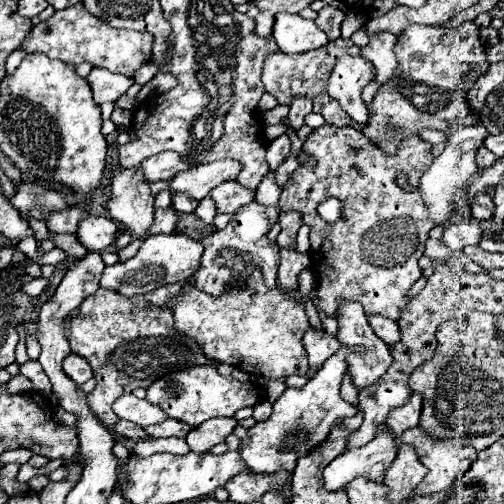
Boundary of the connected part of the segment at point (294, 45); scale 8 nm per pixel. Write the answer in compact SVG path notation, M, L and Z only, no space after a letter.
M280 12L274 20L272 36L278 48L286 54L302 54L328 44L326 34L314 24L314 20L304 20L299 14Z

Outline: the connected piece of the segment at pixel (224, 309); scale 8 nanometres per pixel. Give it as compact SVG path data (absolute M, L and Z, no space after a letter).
M254 272L248 280L244 290L226 290L222 296L212 298L198 288L184 286L184 294L176 296L176 300L168 306L174 312L176 328L184 332L186 336L192 336L198 340L204 352L208 352L208 358L232 364L244 372L260 374L270 380L288 378L292 374L304 376L308 372L308 354L302 346L302 336L308 330L308 316L304 312L304 306L298 306L294 300L288 300L278 288L266 290L260 272Z

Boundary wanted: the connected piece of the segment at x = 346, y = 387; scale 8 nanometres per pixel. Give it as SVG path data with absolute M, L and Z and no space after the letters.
M348 372L344 374L344 382L342 382L342 398L348 404L358 406L358 390L356 390L356 386L352 386L352 376Z

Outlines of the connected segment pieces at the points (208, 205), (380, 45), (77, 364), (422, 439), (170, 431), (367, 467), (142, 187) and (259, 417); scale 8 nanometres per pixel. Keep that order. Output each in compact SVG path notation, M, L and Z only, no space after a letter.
M206 196L206 198L202 198L200 200L200 206L196 208L196 212L194 212L200 220L204 220L204 222L212 222L214 220L214 216L216 216L216 204L214 204L214 200L210 198L210 196Z
M378 32L378 34L370 34L368 36L370 42L362 48L362 56L368 58L374 66L376 66L376 82L382 84L384 80L388 80L388 76L392 76L394 68L396 68L396 58L394 58L394 34L390 32Z
M78 354L66 356L64 362L62 362L62 370L64 370L64 374L66 374L74 384L84 384L84 382L88 382L88 380L92 378L92 368L90 368L90 364L88 364L82 356L78 356Z
M420 426L406 430L406 432L398 438L398 442L412 446L412 448L416 450L416 454L418 454L418 460L428 468L426 478L424 478L422 484L416 486L416 490L414 490L414 492L420 494L420 496L422 496L422 494L434 494L434 492L440 492L440 490L448 488L448 484L452 484L452 480L456 480L456 476L464 474L464 472L468 470L468 466L472 464L472 460L476 458L476 450L474 450L472 446L464 444L462 440L458 440L458 438L438 440L438 438L428 436Z
M164 420L164 424L154 424L152 428L146 428L146 432L154 438L170 438L170 436L176 436L176 438L186 438L188 432L192 430L190 424L186 422L180 422L180 420Z
M386 424L378 426L376 436L360 446L360 448L346 448L340 456L336 456L324 470L324 482L328 490L340 490L346 482L352 482L356 476L382 482L386 468L396 458L396 438Z
M118 166L114 170L108 210L114 222L136 234L136 238L146 238L146 230L154 220L154 196L140 168Z
M262 400L262 402L258 402L258 404L254 406L254 420L256 420L256 422L266 420L270 414L272 414L272 404L270 404L268 400Z

